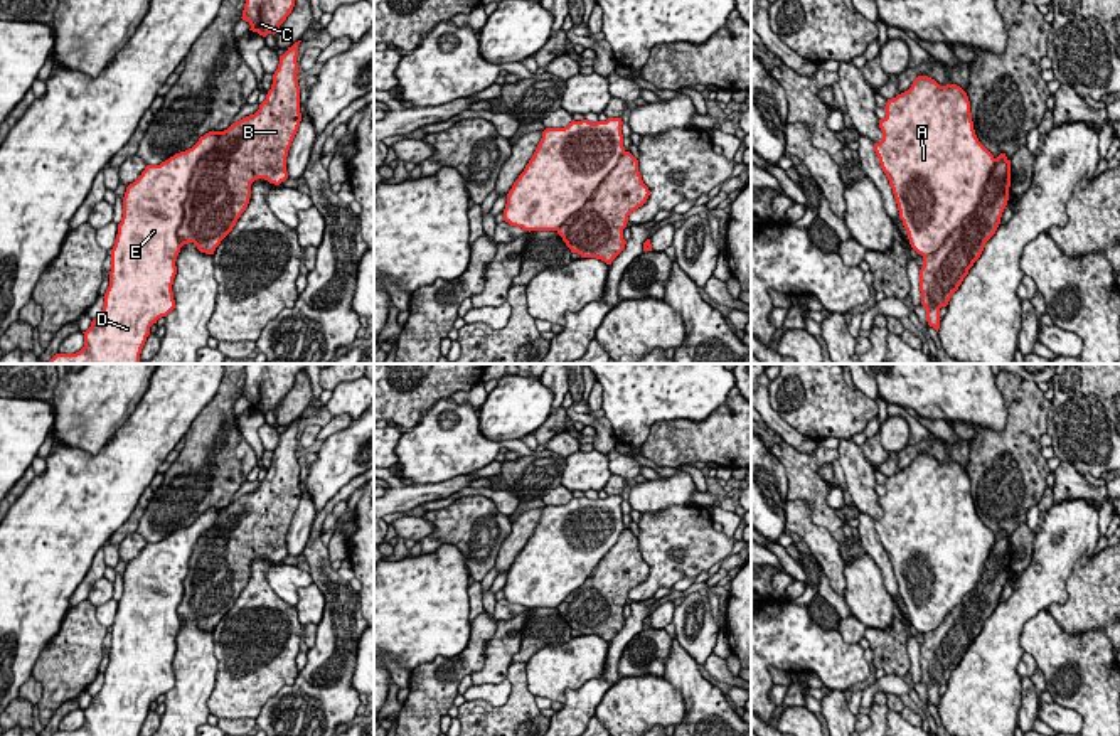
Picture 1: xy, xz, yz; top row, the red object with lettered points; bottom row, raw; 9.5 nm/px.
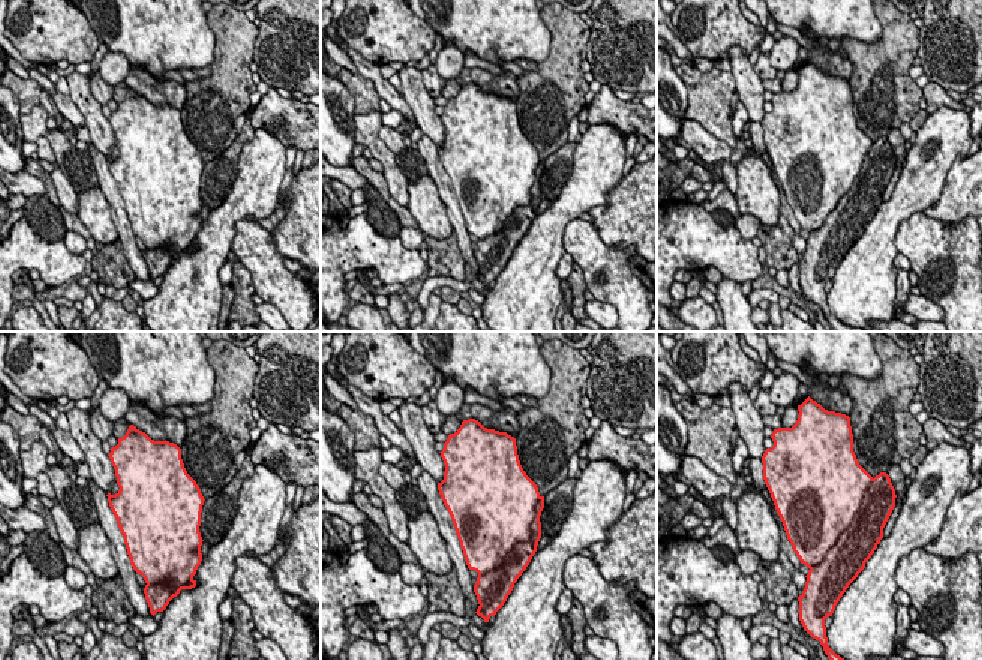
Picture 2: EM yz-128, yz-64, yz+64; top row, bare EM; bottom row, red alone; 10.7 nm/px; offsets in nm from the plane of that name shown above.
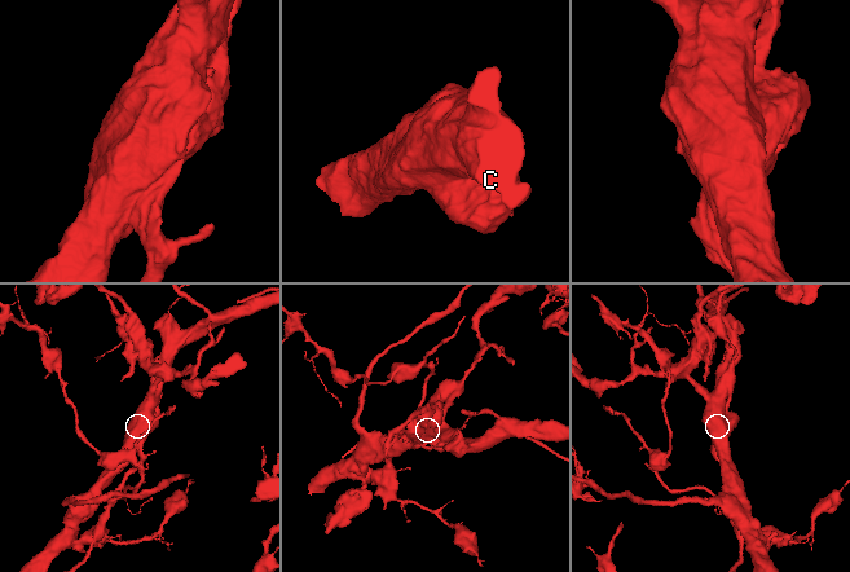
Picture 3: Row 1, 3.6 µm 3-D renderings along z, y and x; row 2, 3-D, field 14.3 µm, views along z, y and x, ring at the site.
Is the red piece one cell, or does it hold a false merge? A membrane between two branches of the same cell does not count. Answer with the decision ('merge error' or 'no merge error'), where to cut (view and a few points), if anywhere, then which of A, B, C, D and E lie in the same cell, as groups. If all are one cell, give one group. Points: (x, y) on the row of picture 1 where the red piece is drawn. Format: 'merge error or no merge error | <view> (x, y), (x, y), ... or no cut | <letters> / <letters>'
merge error | xy (223, 132), (194, 169), (184, 219), (177, 231), (181, 246) | A C D E / B

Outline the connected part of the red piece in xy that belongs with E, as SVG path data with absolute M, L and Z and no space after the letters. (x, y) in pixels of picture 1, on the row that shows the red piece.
M209 131L199 141L160 165L147 165L126 187L123 217L111 249L109 286L101 313L84 333L84 347L76 354L56 354L49 364L140 364L150 327L175 308L173 278L180 243L177 231L184 221L184 202L199 160L211 152L222 131Z

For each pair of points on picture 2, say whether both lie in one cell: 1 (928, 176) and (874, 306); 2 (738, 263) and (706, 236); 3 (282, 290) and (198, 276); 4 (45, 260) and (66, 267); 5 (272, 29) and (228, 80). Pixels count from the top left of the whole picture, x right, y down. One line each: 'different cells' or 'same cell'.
1: same cell
2: same cell
3: different cells
4: same cell
5: different cells

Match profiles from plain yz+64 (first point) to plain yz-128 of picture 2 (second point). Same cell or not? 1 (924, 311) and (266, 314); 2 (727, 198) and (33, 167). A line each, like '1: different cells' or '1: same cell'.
1: same cell
2: same cell

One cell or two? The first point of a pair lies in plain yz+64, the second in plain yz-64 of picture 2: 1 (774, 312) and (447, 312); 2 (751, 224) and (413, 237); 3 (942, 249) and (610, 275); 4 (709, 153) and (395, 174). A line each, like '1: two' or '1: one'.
1: two
2: one
3: one
4: one

